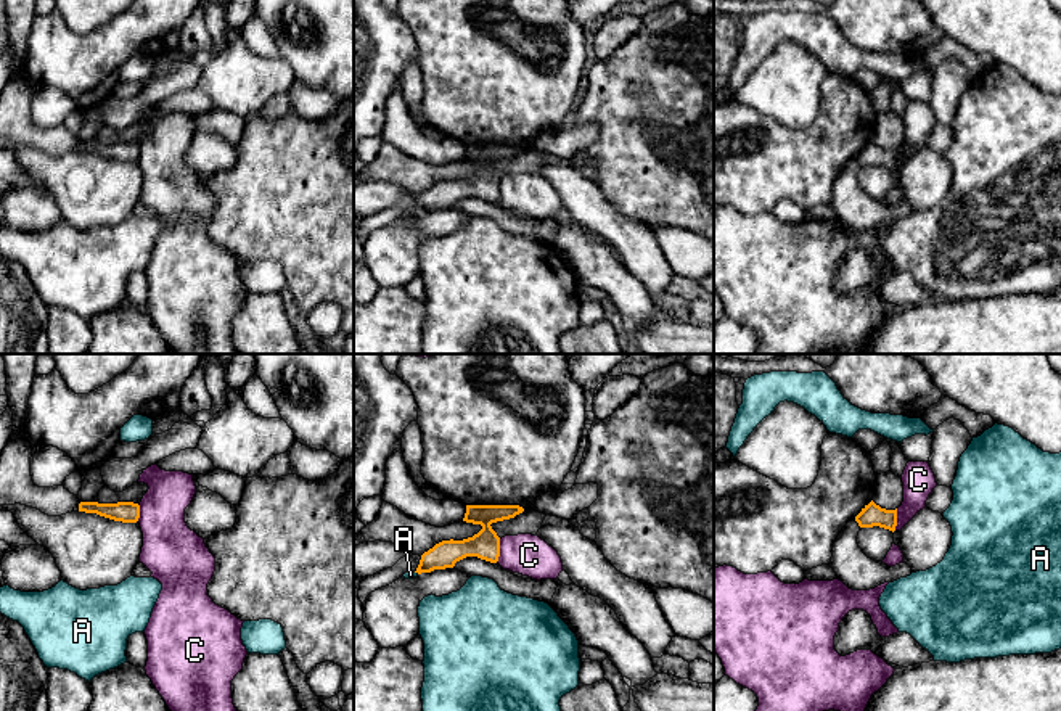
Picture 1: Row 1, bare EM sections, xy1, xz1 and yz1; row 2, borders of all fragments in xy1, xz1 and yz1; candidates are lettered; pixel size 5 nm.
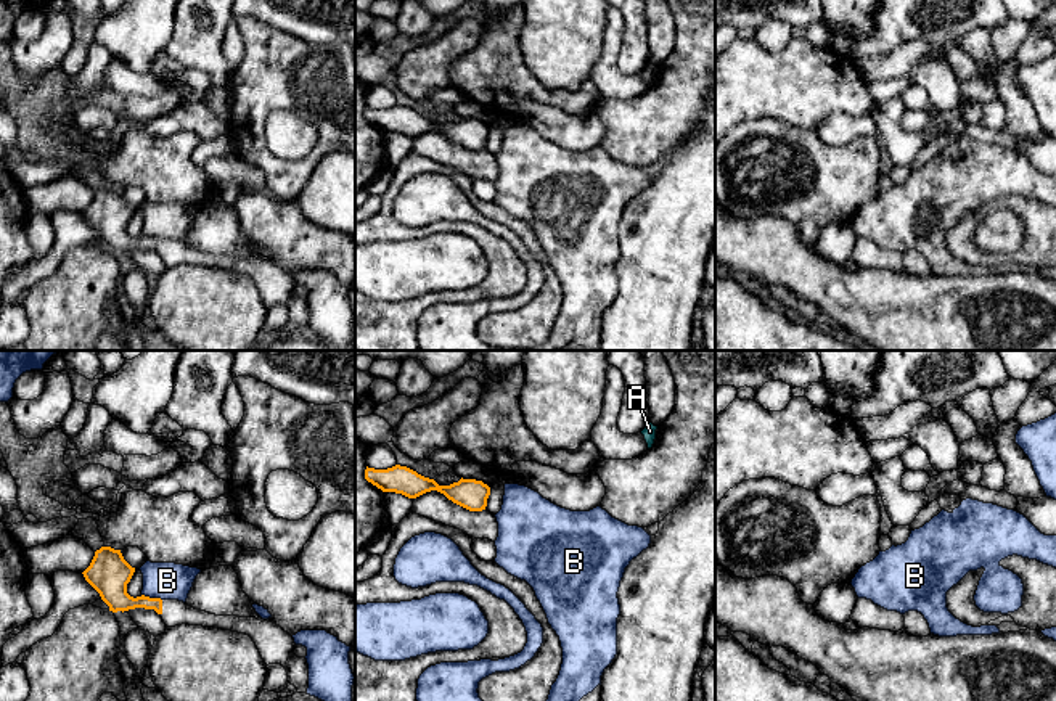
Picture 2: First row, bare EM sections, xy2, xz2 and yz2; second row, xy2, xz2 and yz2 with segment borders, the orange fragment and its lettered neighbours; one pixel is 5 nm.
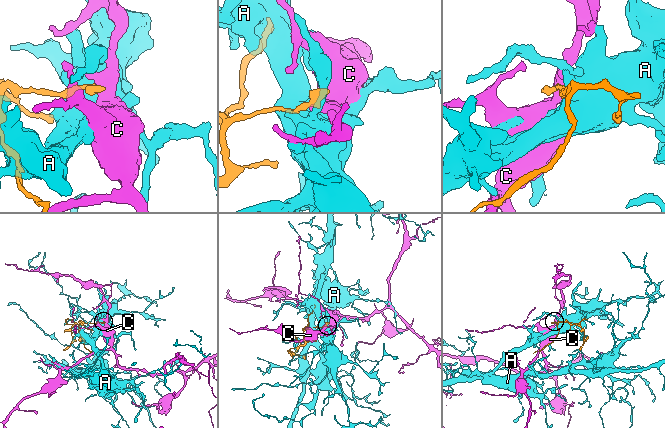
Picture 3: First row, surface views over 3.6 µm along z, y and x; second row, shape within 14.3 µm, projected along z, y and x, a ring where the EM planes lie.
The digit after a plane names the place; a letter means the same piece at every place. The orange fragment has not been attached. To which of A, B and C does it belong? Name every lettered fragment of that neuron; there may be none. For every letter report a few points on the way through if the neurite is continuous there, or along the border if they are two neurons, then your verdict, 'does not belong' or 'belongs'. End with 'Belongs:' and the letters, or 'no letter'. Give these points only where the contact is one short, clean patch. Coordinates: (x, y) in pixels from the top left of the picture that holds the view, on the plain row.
A: does not belong
B: does not belong
C: along xz1 (500, 179), (500, 195), (497, 200) | does not belong
Belongs: no letter

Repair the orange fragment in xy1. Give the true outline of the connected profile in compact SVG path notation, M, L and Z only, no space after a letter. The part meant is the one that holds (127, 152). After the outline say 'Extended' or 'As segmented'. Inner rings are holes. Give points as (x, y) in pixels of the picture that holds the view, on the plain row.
M80 142L79 151L96 153L100 156L122 162L137 162L140 158L140 145L133 142L117 143Z. As segmented

